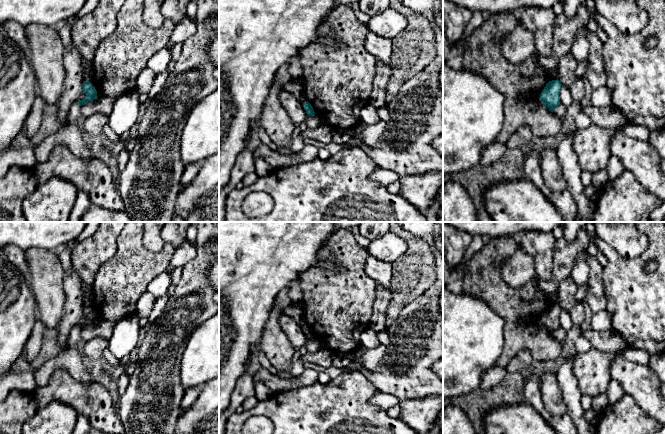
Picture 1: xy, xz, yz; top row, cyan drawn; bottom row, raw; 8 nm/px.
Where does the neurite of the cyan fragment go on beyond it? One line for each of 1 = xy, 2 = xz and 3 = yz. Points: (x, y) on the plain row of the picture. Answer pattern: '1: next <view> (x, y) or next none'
1: next none
2: next none
3: next none

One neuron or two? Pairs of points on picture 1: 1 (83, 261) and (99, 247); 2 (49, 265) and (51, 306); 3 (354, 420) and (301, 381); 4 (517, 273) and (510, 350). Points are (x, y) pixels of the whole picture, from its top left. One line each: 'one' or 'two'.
1: one
2: one
3: two
4: two

